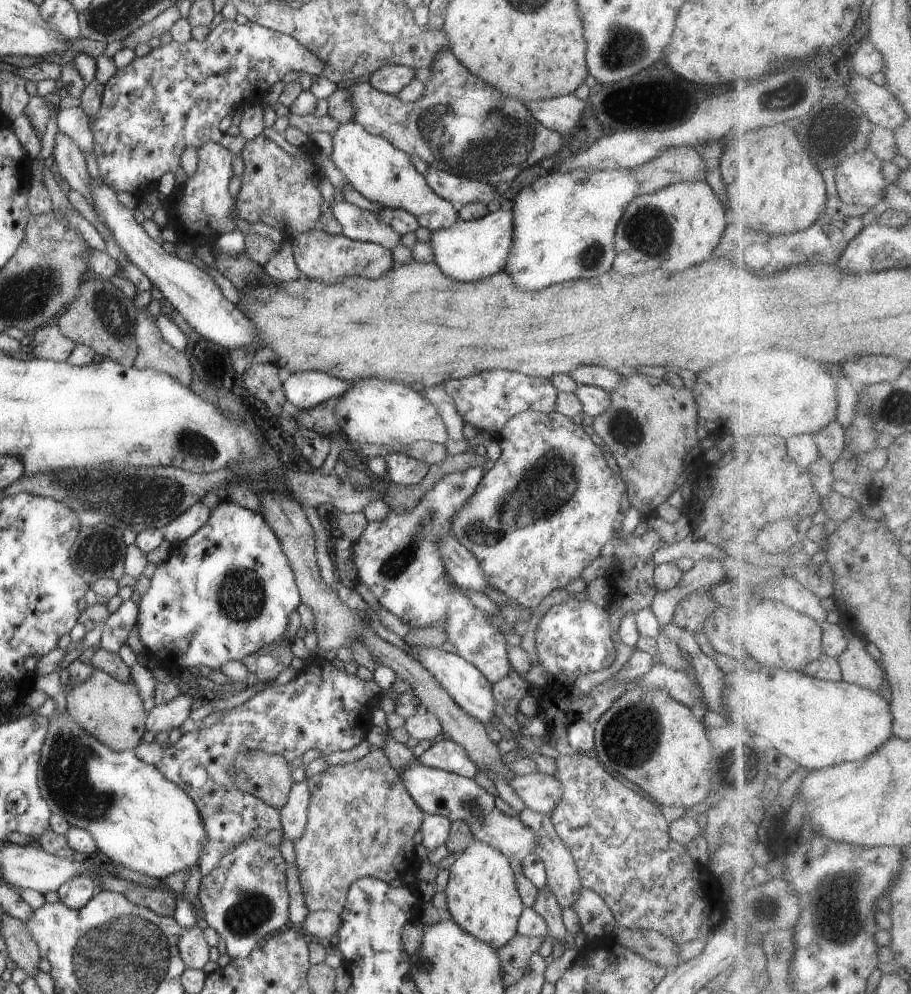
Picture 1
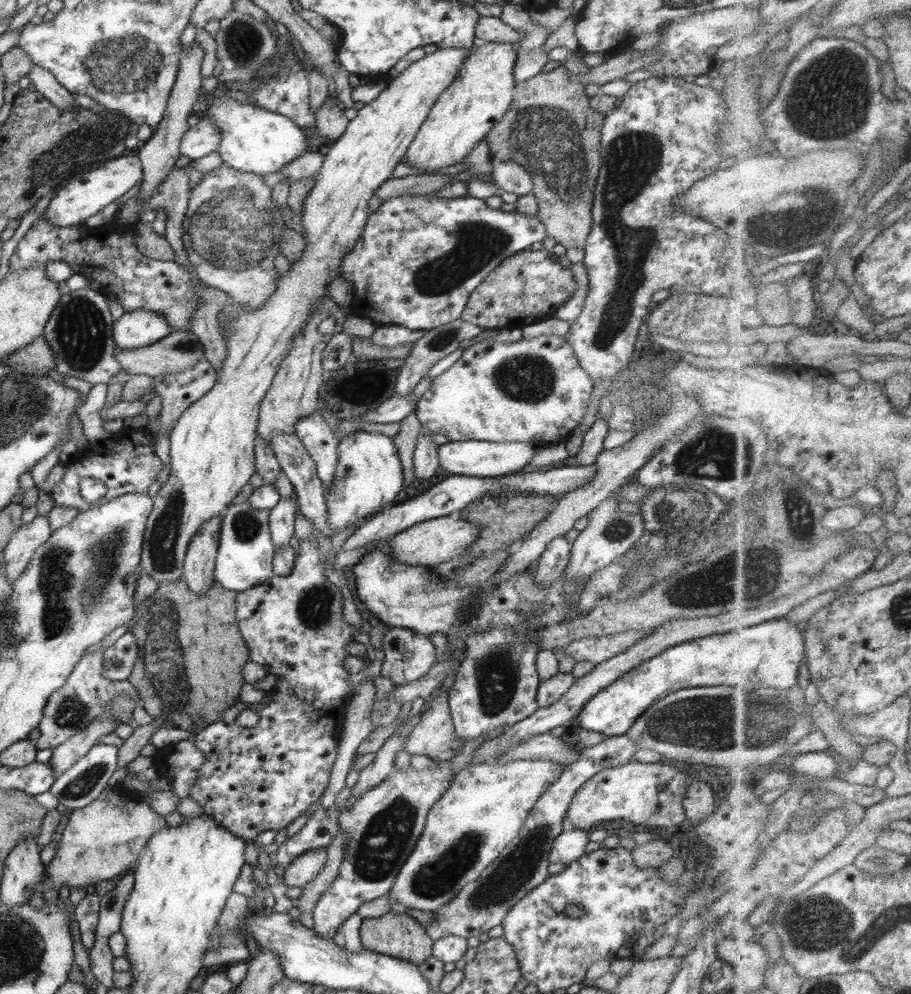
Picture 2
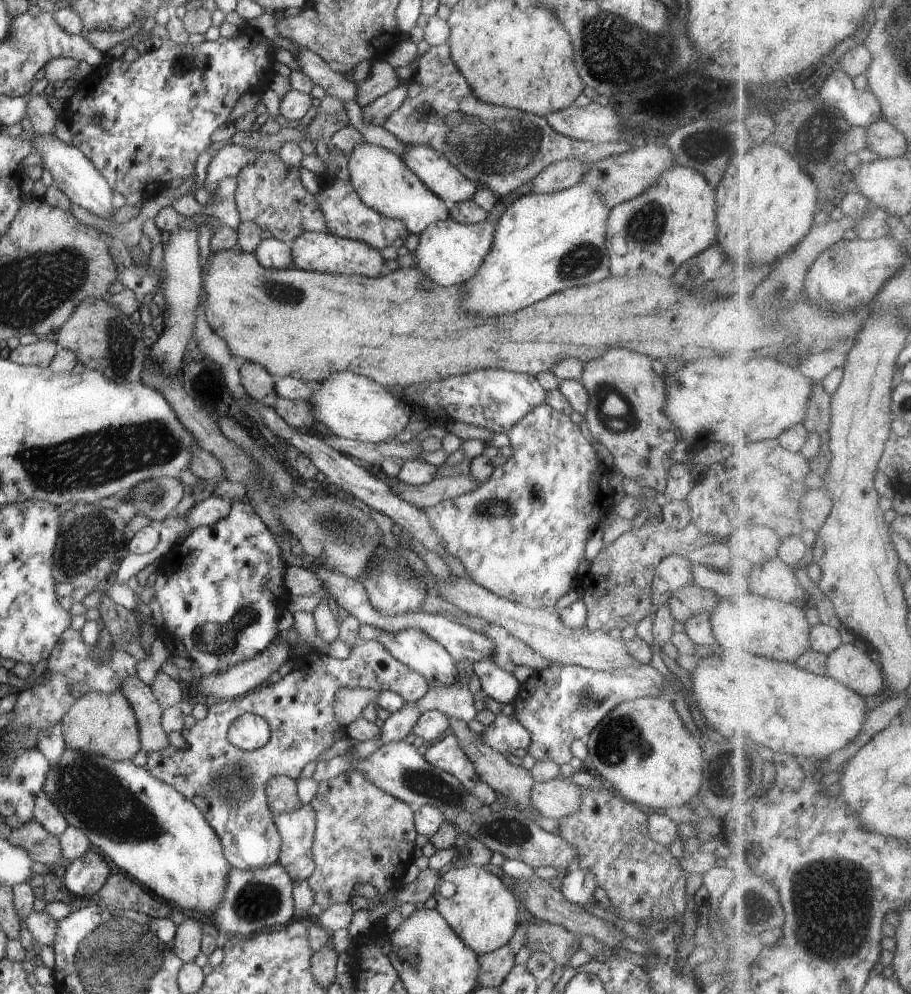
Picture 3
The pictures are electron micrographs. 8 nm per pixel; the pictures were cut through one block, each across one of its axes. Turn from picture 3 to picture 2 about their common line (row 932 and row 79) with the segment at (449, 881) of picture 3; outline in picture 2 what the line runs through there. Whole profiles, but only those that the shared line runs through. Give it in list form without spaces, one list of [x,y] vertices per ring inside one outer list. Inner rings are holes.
[[[477,42],[477,48],[466,57],[456,80],[433,104],[403,162],[431,174],[466,159],[510,108],[517,83],[513,75],[517,51],[514,44]]]

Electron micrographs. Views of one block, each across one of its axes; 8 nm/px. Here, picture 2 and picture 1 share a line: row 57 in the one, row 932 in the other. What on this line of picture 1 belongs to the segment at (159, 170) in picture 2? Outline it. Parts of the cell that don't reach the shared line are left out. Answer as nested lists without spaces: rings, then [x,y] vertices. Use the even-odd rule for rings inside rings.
[[[198,926],[182,928],[178,938],[178,950],[187,968],[203,969],[209,958],[209,944],[204,931]]]

